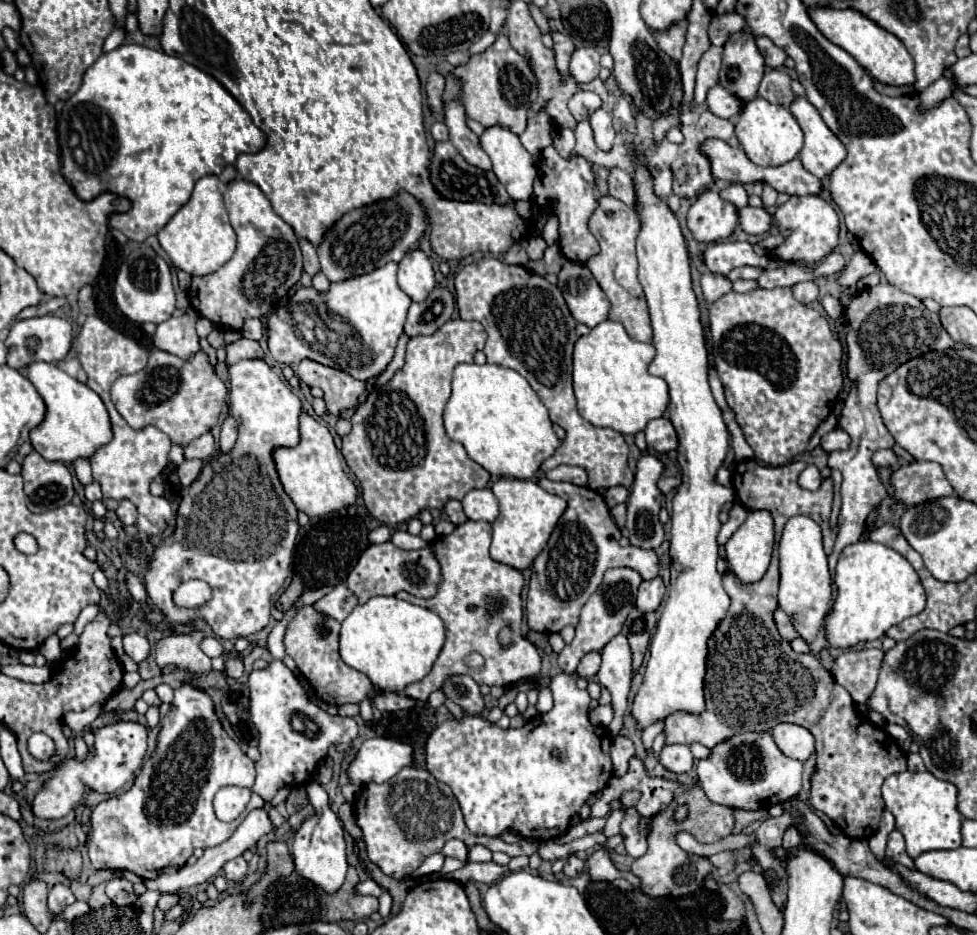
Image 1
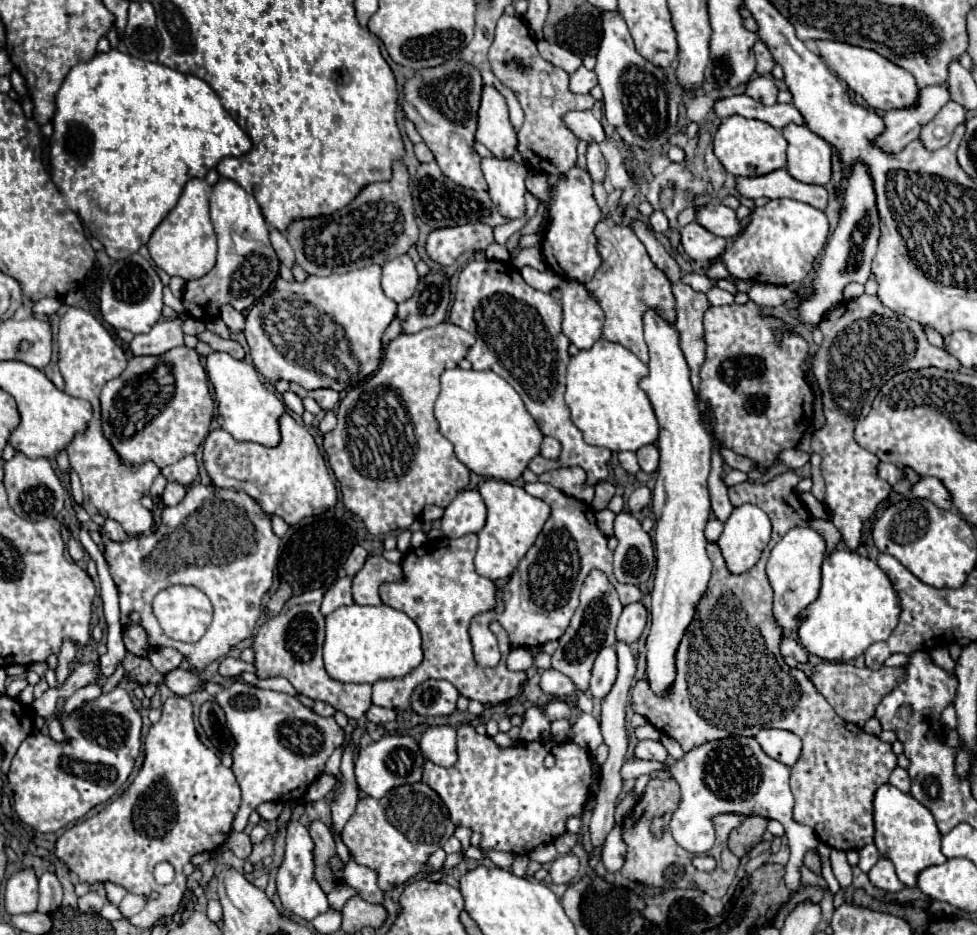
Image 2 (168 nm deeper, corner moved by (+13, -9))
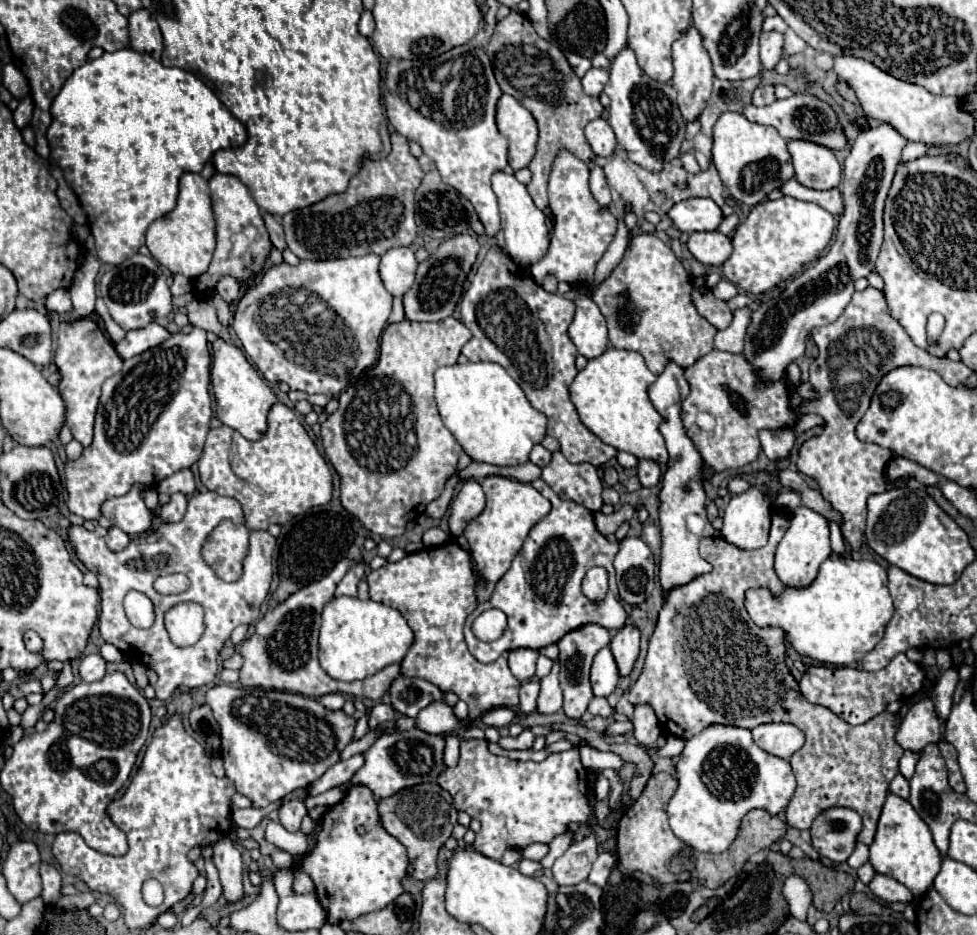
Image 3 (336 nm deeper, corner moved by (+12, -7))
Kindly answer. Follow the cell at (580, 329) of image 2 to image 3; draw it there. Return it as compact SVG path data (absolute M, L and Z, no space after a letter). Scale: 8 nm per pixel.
M583 293L575 305L577 311L569 325L569 337L581 355L587 359L599 357L609 347L605 317L587 293Z

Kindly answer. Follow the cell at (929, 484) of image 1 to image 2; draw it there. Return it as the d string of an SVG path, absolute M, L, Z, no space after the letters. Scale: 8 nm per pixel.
M922 477L914 487L912 487L912 495L914 497L924 497L930 499L934 505L938 505L940 509L952 509L952 497L948 493L948 489L942 485L940 479L936 477Z

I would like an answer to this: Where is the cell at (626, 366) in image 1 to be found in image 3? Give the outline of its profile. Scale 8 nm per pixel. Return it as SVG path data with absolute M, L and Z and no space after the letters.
M609 347L603 355L587 361L587 365L569 385L569 393L581 423L603 443L619 451L627 451L639 459L653 459L665 465L667 449L663 435L659 433L661 415L647 397L647 387L653 381L655 375L647 369L643 357L637 351Z

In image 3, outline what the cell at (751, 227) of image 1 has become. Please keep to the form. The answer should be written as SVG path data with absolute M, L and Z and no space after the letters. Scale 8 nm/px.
M709 199L681 201L673 205L667 215L673 219L675 227L685 233L715 231L723 221L721 209L717 207L715 201L709 201Z

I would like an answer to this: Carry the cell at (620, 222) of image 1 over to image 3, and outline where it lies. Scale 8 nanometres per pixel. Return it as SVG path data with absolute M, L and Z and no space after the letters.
M641 233L641 235L631 237L621 263L611 271L611 275L591 289L591 299L599 305L601 313L607 319L609 343L617 349L631 349L631 351L641 353L647 367L655 375L659 375L669 359L685 369L693 365L693 361L701 359L705 353L713 349L713 337L717 329L709 321L705 321L693 307L691 297L689 297L691 287L693 287L693 279L689 277L685 267L677 261L671 247L665 245L655 235Z

